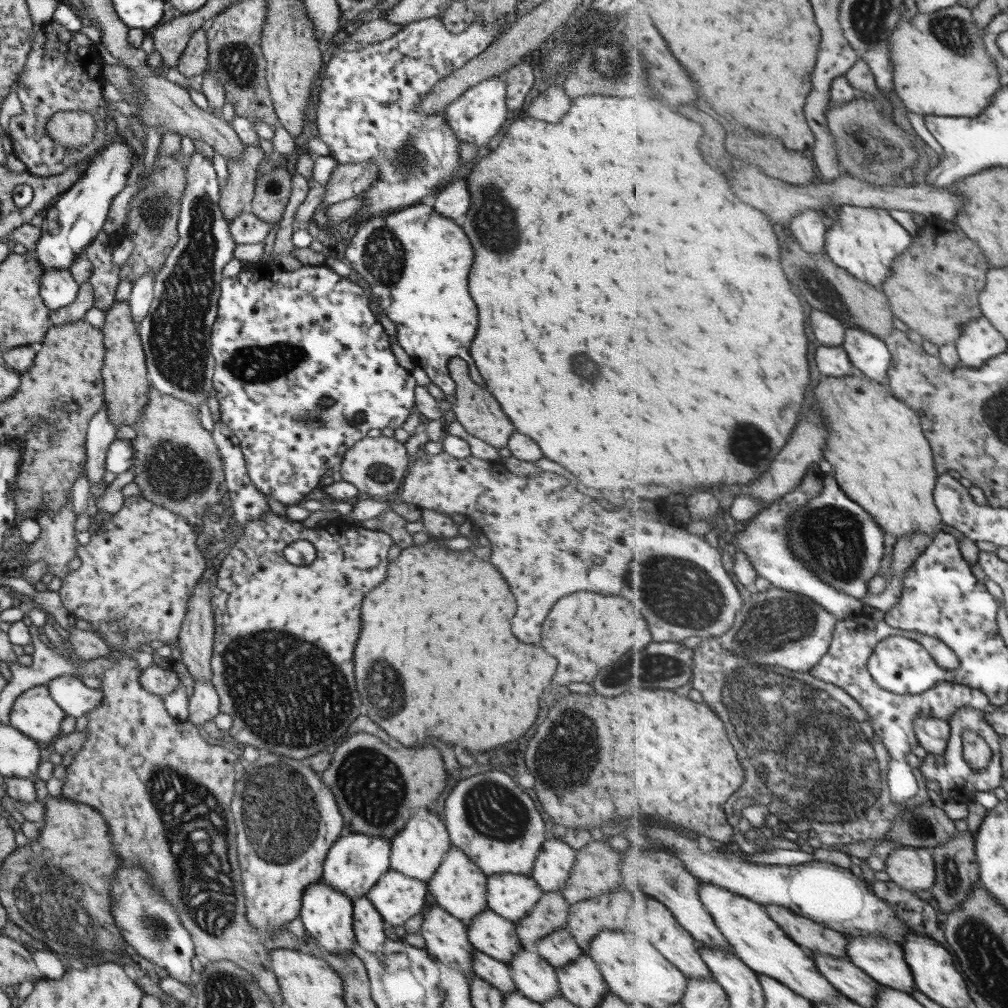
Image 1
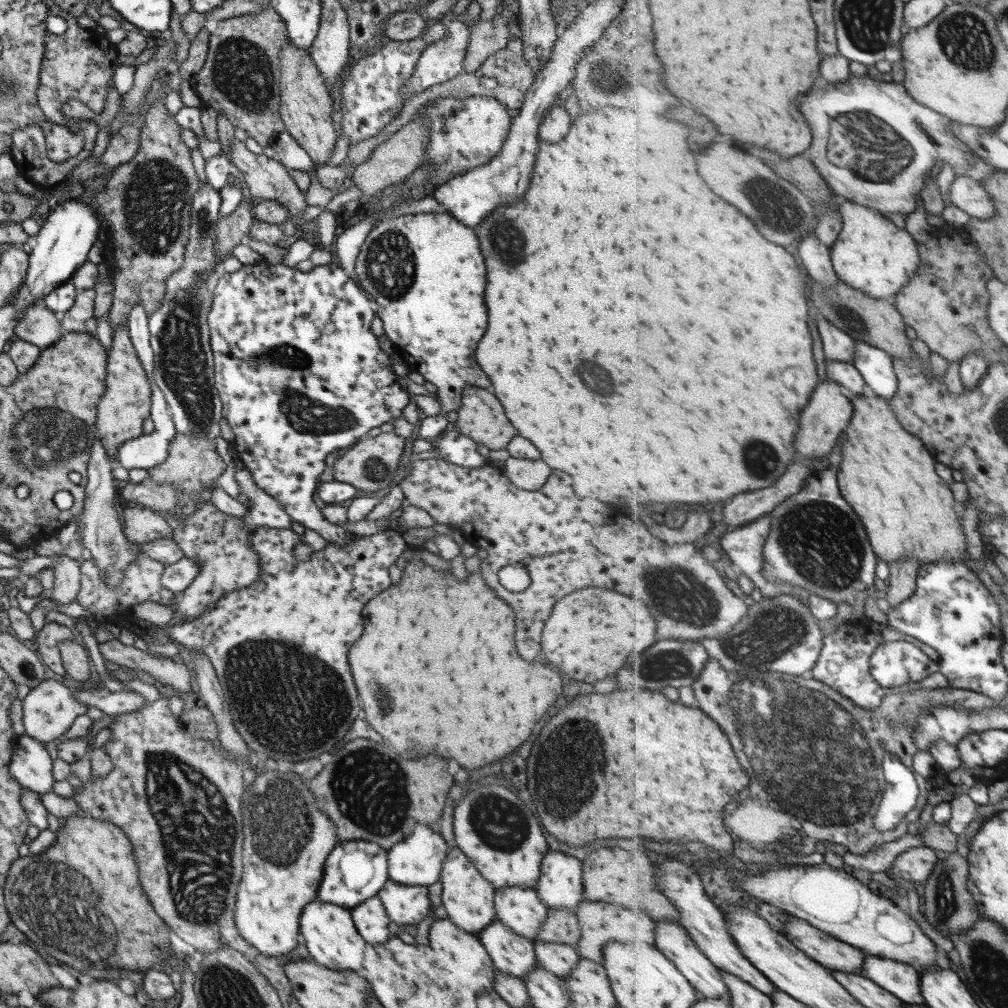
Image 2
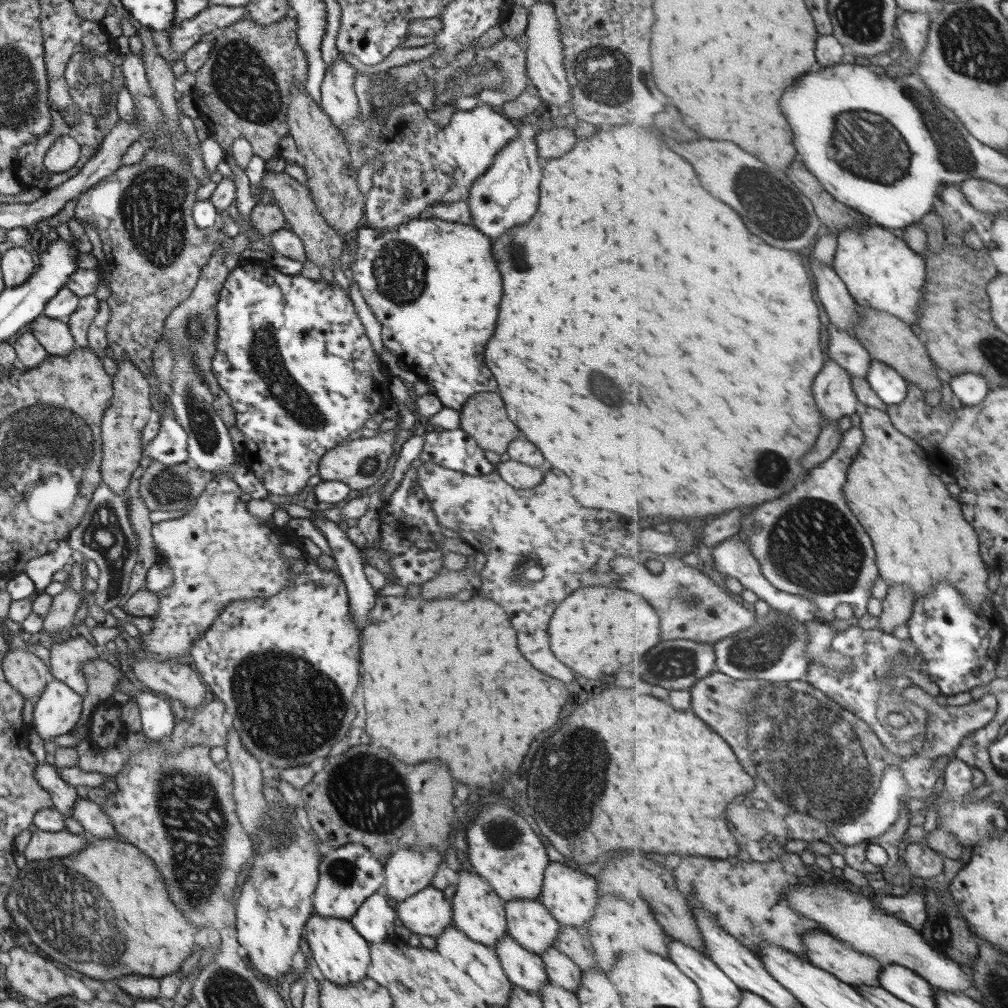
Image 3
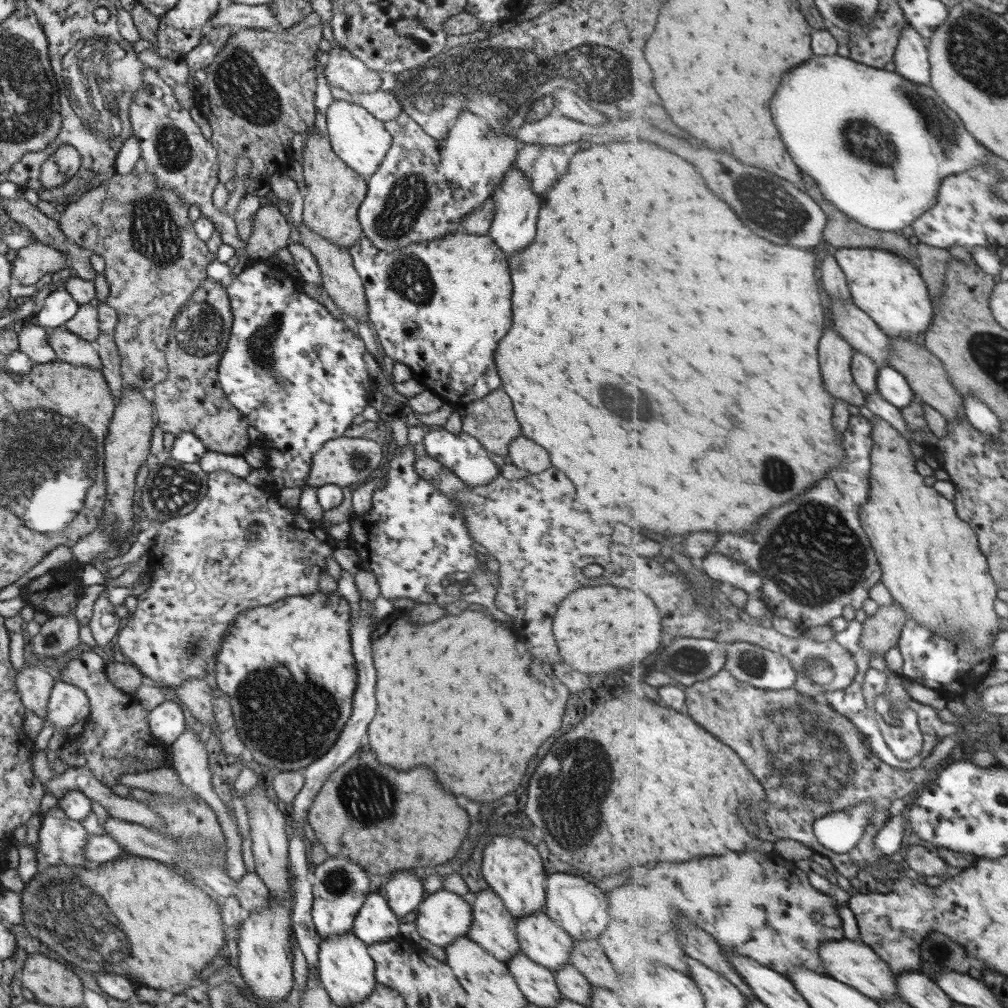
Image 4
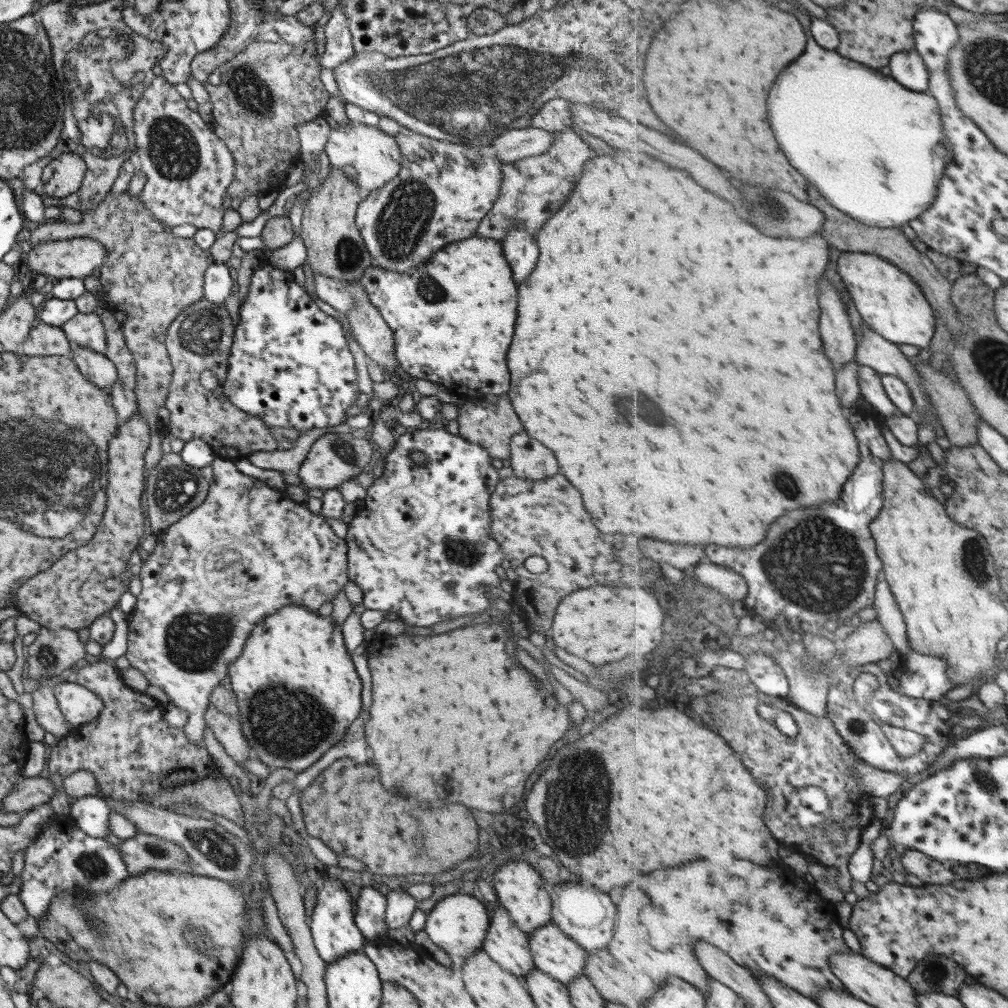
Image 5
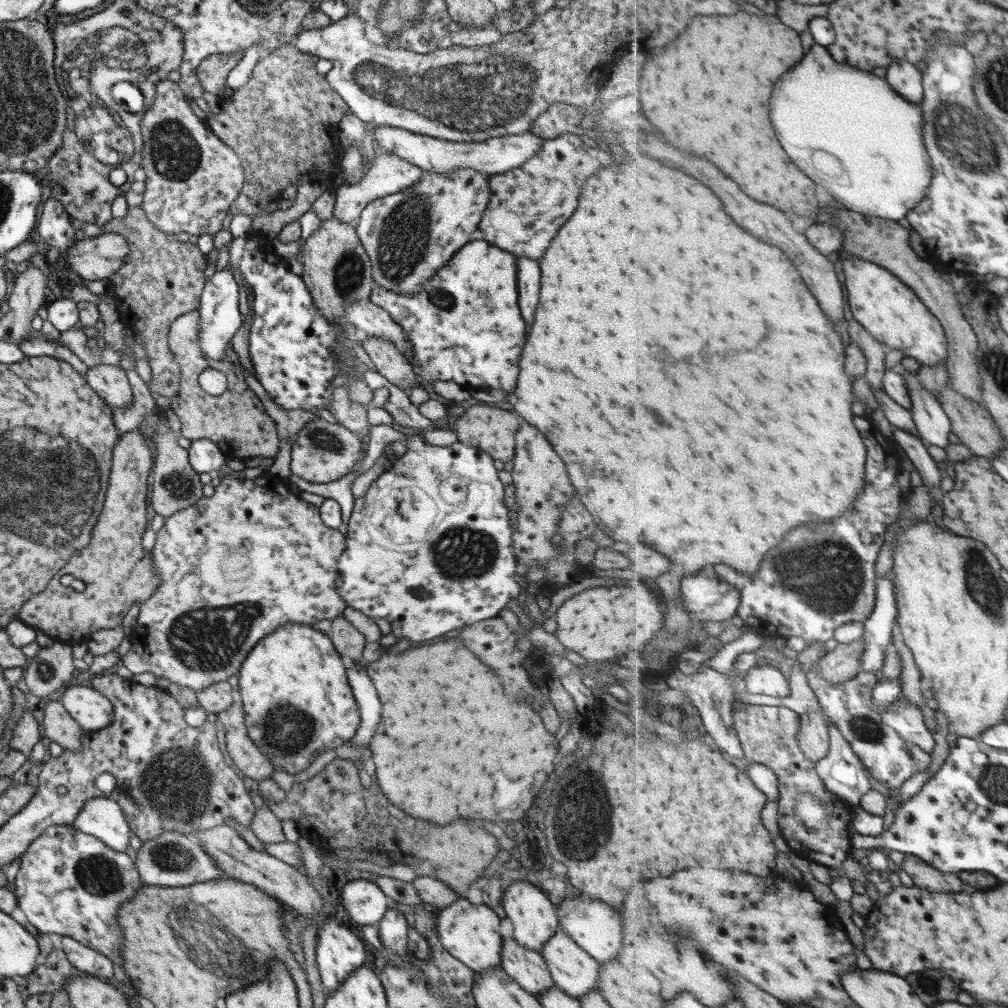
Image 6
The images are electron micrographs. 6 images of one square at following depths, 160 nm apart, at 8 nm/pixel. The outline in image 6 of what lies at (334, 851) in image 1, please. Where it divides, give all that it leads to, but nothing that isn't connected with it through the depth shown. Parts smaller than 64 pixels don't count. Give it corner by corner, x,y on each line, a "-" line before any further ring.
333,916
325,917
321,923
314,949
320,981
327,995
334,993
342,980
363,965
363,942

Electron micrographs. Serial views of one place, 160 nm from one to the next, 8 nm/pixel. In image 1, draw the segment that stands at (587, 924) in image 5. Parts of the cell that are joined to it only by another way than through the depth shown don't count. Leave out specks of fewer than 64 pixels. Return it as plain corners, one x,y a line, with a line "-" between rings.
548,836
535,855
529,876
543,893
558,892
569,876
574,850
560,839

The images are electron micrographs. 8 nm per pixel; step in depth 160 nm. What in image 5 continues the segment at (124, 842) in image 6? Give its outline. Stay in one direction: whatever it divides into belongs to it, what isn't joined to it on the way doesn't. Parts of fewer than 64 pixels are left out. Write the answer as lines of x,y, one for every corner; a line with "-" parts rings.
89,795
75,799
70,804
69,818
74,825
92,837
103,839
109,834
108,814
111,810
101,797

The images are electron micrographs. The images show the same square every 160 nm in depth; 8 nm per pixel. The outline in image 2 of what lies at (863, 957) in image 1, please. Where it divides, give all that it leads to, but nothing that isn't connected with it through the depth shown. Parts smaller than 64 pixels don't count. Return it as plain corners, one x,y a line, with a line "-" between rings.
866,954
863,974
903,999
903,1002
912,1005
926,1004
926,998
922,993
922,975
909,963

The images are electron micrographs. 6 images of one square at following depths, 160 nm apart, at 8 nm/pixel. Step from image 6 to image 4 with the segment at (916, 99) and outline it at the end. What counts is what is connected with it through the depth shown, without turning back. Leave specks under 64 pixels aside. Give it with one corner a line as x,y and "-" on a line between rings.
907,25
894,58
897,74
907,80
929,86
932,82
930,53
927,40
913,26

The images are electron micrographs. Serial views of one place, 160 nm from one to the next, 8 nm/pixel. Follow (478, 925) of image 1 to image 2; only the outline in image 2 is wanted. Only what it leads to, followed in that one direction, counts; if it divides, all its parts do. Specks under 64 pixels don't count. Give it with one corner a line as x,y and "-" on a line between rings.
497,920
491,921
485,929
479,931
477,937
494,968
502,973
521,979
529,969
538,966
533,942
513,933

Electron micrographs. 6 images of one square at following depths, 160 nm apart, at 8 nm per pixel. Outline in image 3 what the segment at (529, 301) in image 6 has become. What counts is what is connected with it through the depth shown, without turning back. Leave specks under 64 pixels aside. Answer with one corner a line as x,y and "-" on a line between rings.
526,117
515,122
517,140
511,140
507,146
495,153
486,172
477,177
468,190
466,204
471,215
471,225
487,236
497,238
497,234
503,234
509,226
527,220
537,208
541,160
533,142
539,126
535,125
532,119

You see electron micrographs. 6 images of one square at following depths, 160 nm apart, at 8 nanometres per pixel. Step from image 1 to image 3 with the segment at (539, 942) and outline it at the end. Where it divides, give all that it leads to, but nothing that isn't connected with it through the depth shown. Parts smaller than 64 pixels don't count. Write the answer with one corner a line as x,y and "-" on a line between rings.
552,946
540,954
540,959
543,961
548,981
574,994
580,983
580,968

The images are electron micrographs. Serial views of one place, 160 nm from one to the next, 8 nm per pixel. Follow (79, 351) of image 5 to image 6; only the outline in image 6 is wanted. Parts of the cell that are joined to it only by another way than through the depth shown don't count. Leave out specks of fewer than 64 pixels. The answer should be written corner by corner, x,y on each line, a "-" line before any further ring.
98,364
89,367
83,377
109,408
126,407
130,403
131,389
125,371
121,367

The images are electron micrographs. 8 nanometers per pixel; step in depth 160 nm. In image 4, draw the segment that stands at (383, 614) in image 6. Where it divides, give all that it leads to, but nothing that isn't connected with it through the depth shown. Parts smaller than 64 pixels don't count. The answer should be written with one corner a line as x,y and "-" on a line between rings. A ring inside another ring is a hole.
443,429
429,431
424,433
421,444
429,457
440,462
464,482
464,489
487,484
499,474
499,468
487,457
487,452
479,441
467,433
452,433
-
407,443
389,461
387,482
383,489
375,489
371,495
370,509
367,512
353,515
348,538
349,546
359,557
358,570
370,572
375,577
379,595
392,602
394,598
409,598
416,605
421,603
445,606
459,598
449,597
444,593
445,585
451,581
456,572
473,572
479,568
481,557
473,550
473,540
464,525
462,514
456,510
451,500
441,490
416,474
414,469
415,455
413,444

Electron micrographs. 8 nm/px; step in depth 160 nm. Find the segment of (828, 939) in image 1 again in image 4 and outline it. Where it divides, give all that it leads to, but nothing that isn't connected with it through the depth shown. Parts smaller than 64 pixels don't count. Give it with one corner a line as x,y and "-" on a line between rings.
859,938
825,941
820,948
820,953
826,967
826,974
831,977
854,986
877,1002
902,1000
901,991
898,990
897,974
890,967
890,963
878,951
873,950
873,947
859,943

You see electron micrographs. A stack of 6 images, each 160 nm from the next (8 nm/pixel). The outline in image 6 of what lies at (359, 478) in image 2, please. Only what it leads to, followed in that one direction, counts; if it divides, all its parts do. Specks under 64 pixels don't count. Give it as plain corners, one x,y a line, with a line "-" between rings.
317,418
308,421
299,429
290,449
290,474
307,482
325,484
325,482
339,480
341,476
345,476
354,464
363,458
365,441
337,423
332,424

